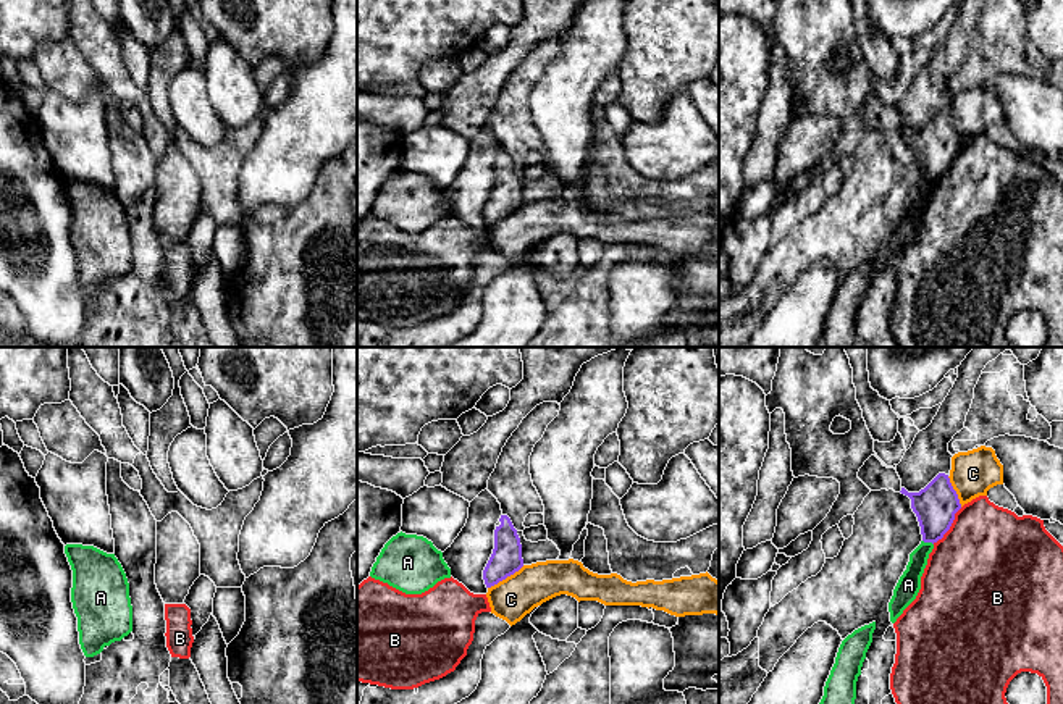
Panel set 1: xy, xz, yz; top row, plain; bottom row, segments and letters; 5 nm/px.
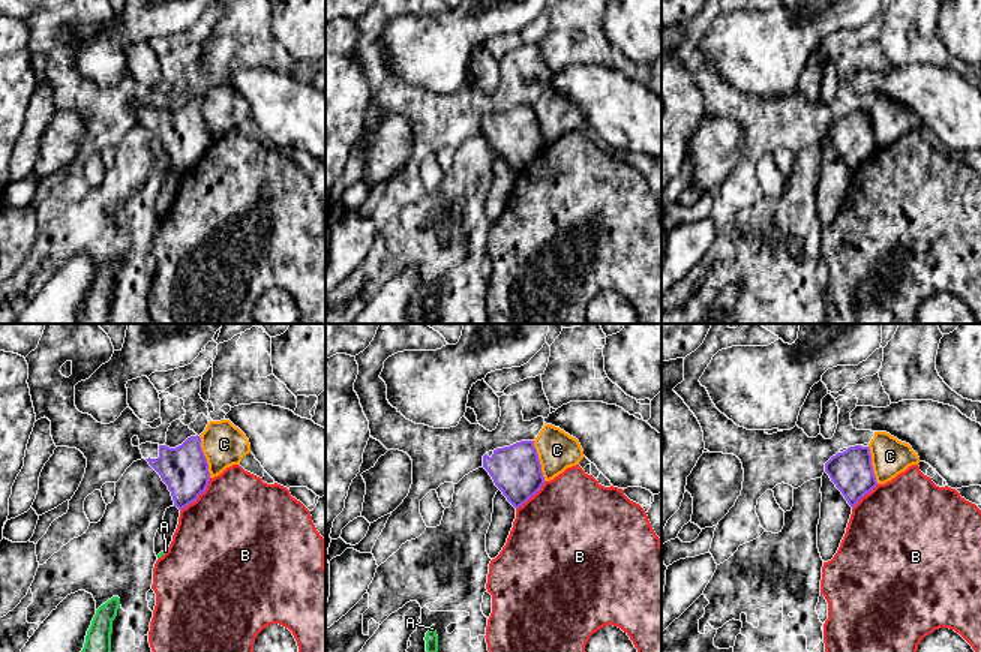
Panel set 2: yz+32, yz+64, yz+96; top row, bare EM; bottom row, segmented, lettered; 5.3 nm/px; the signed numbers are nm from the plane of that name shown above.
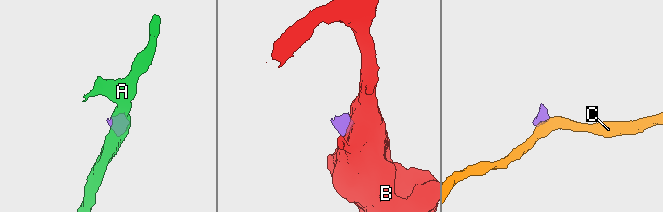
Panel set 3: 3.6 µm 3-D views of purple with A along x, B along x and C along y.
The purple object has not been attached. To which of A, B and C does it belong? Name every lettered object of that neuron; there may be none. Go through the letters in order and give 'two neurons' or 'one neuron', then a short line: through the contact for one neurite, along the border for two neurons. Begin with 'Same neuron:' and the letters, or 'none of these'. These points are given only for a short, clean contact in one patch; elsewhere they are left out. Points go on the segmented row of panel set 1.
Same neuron: none of these
A: two neurons; line yz (923, 540), (932, 544)
B: two neurons; line yz (962, 507), (955, 514), (950, 528), (932, 543)
C: two neurons; line xz (524, 565), (488, 588)

